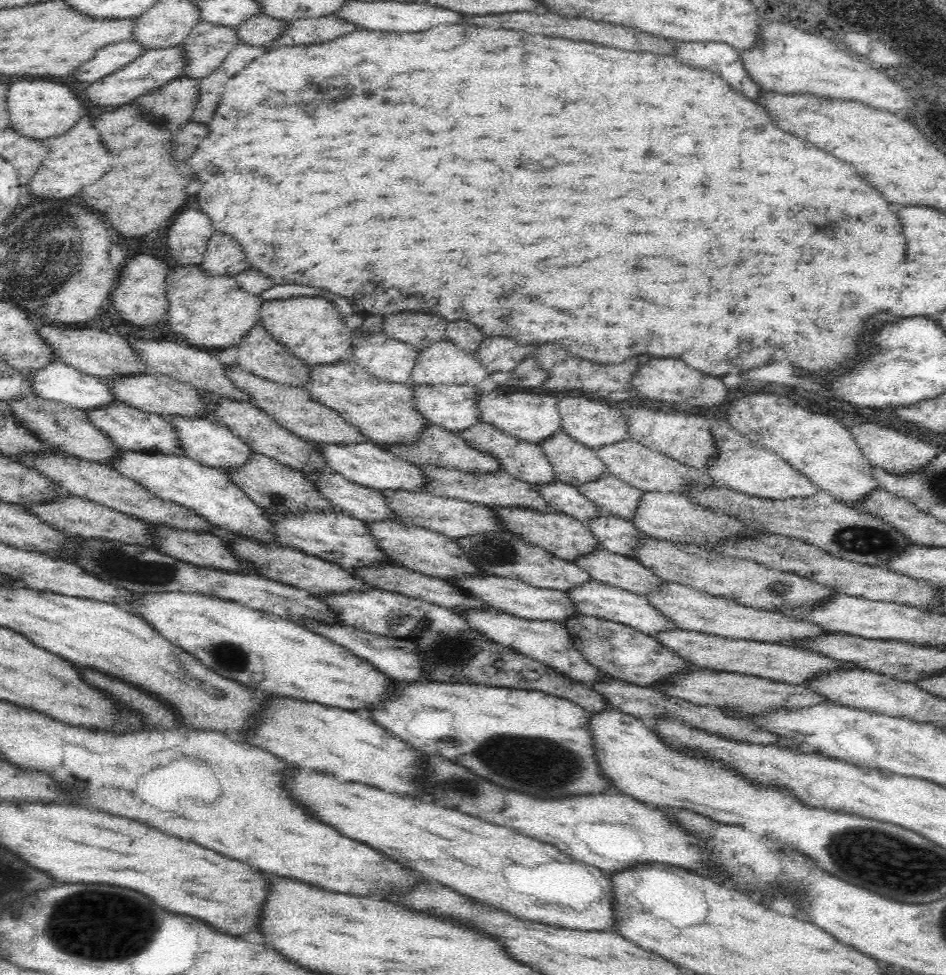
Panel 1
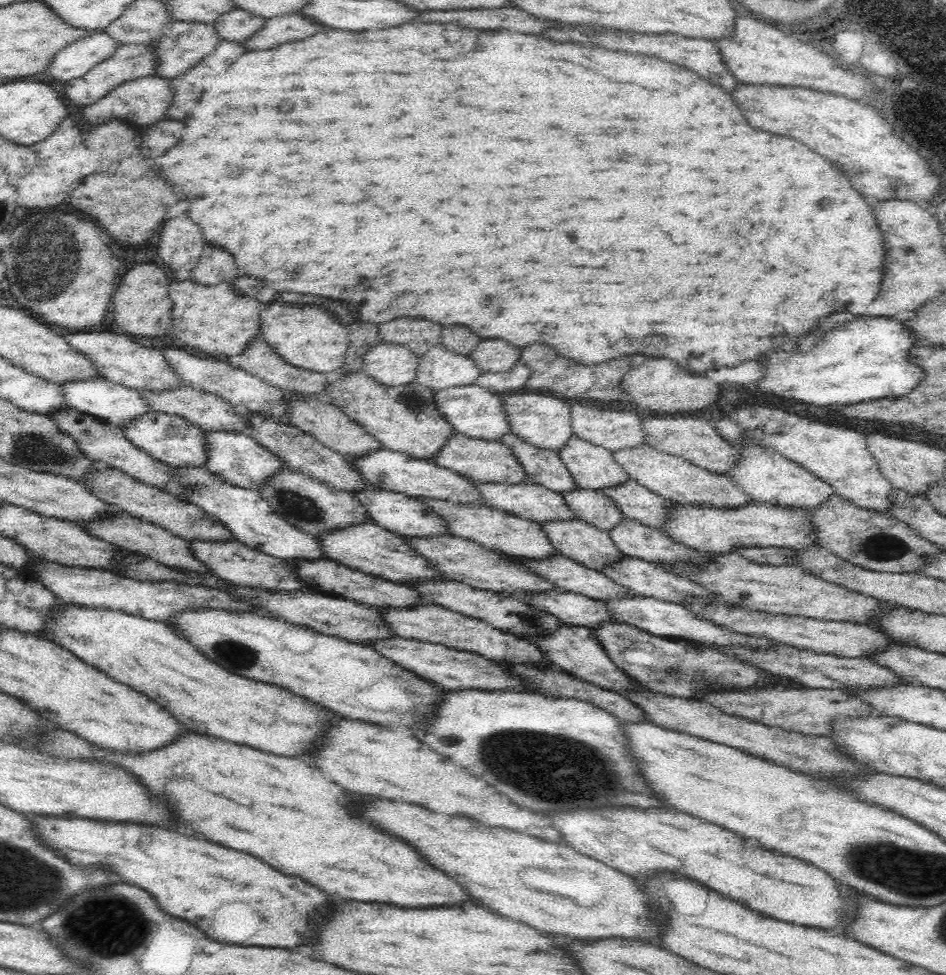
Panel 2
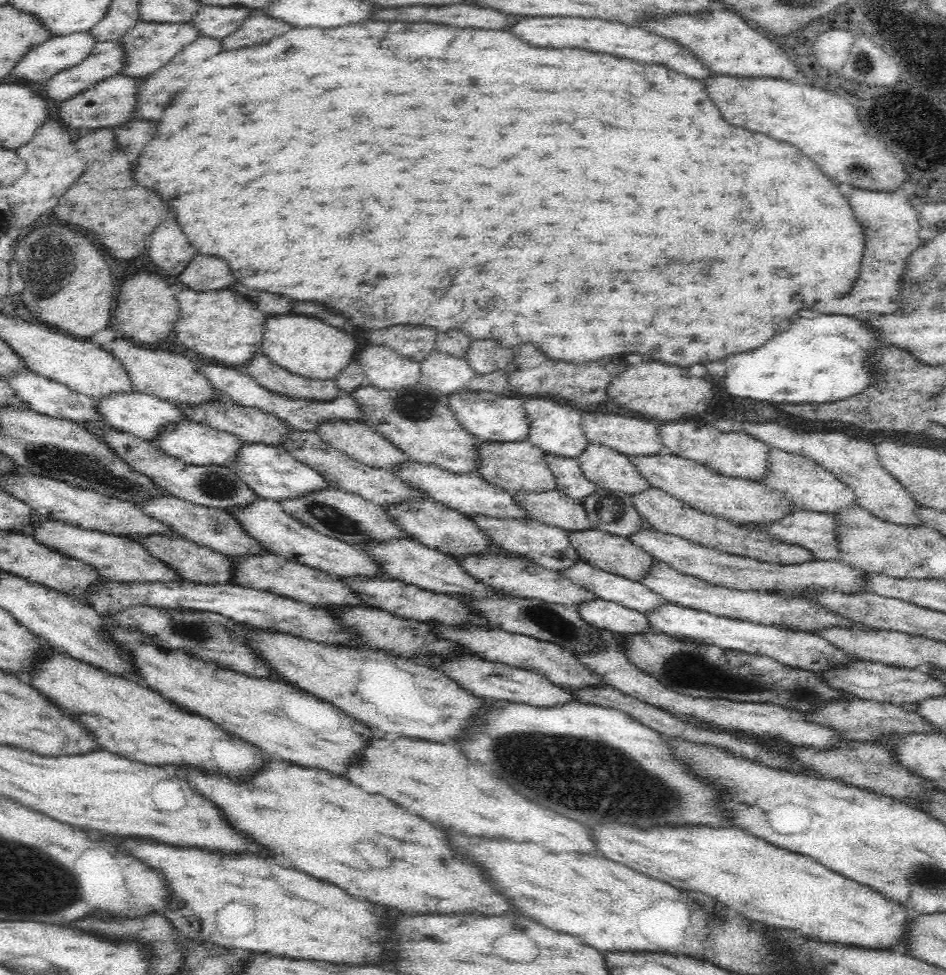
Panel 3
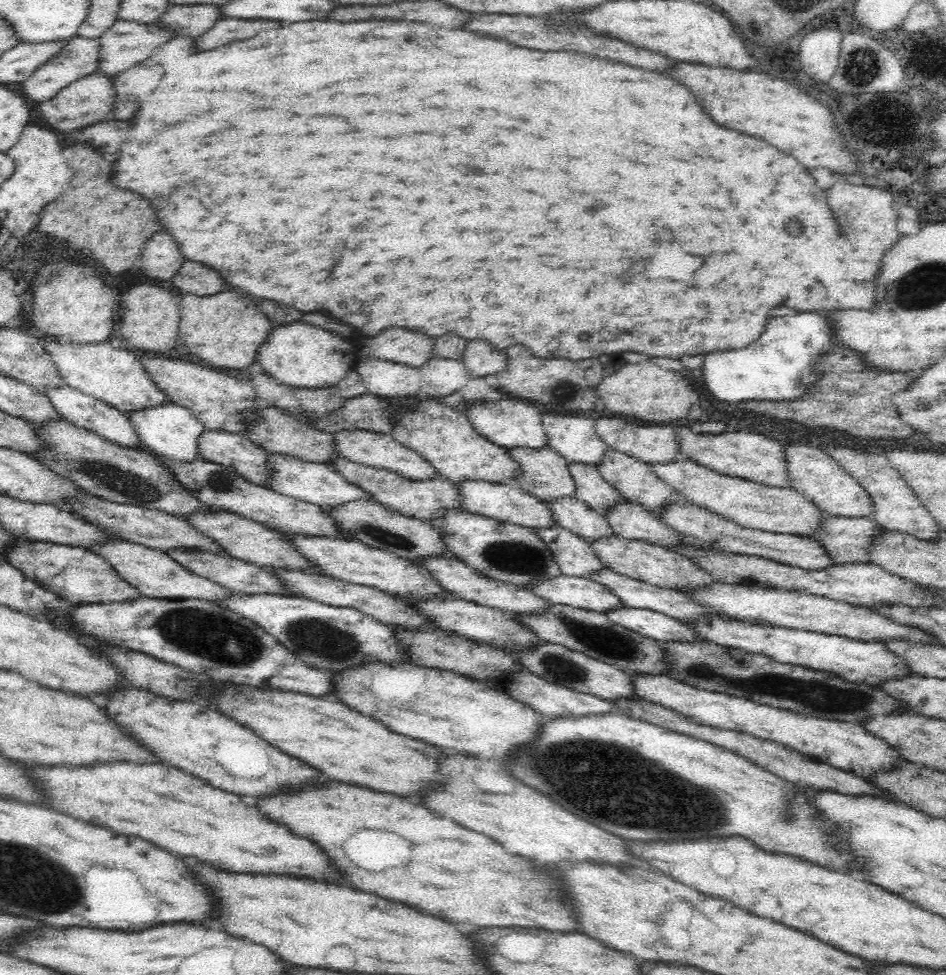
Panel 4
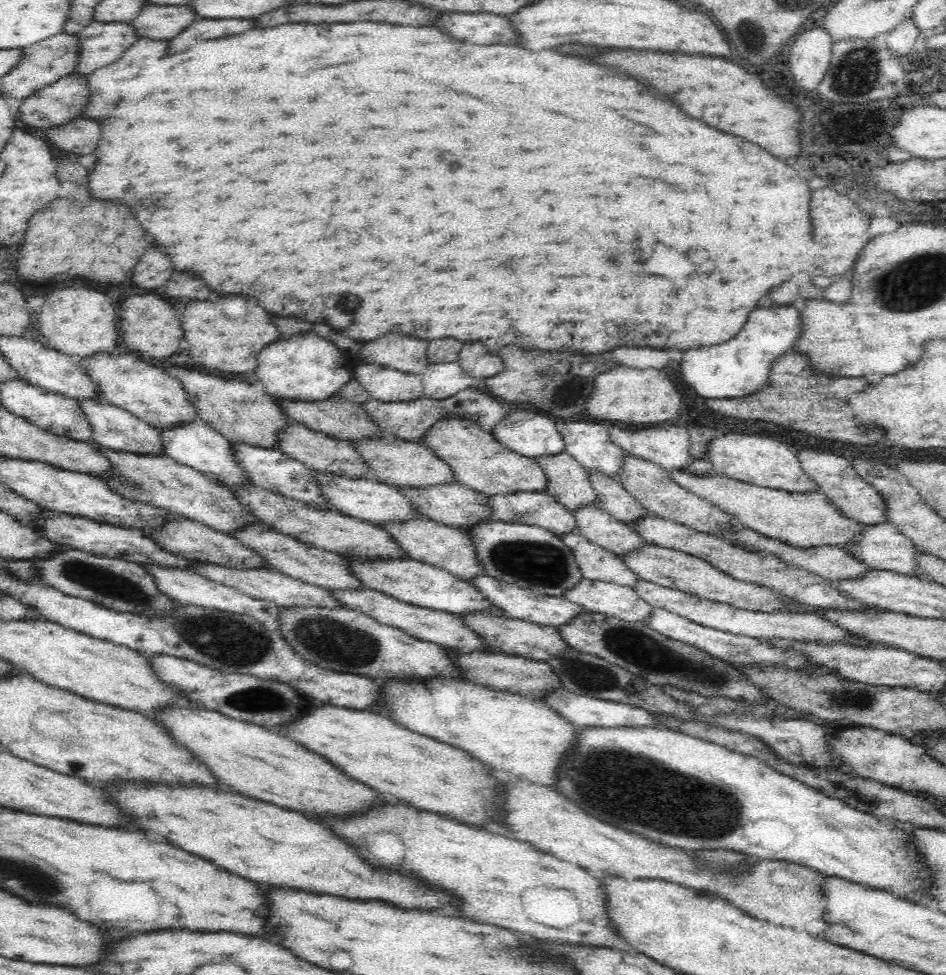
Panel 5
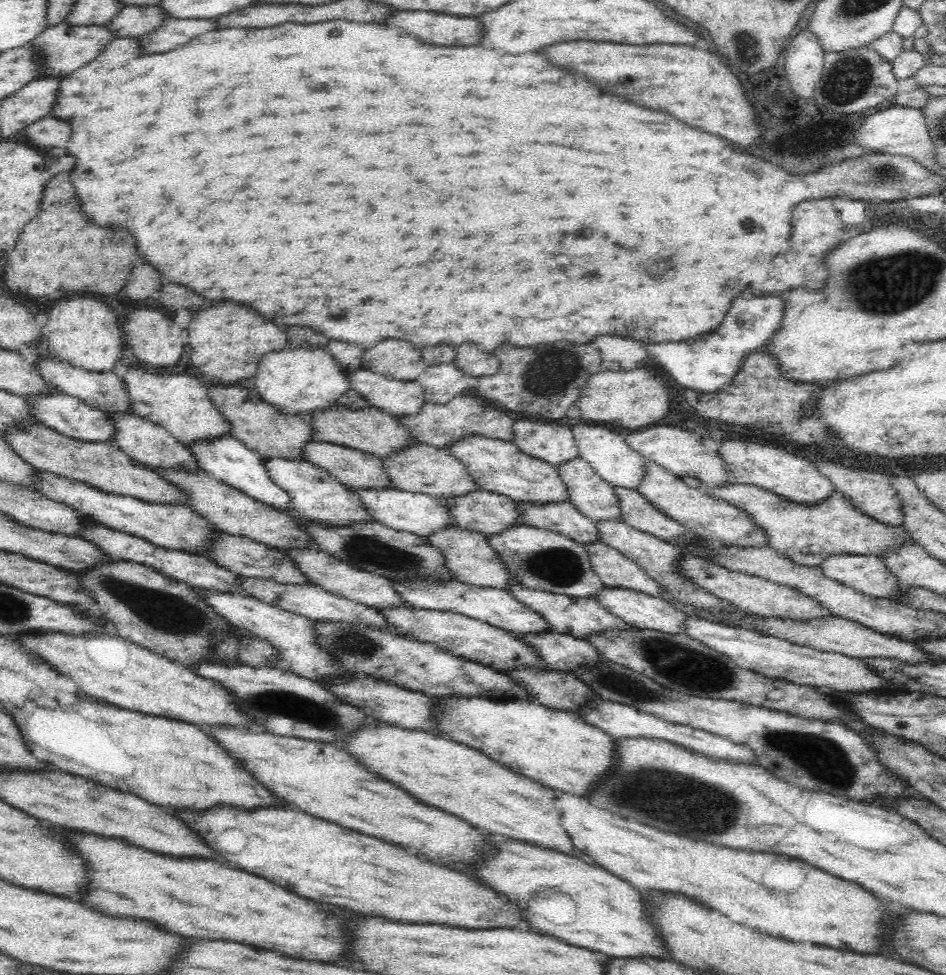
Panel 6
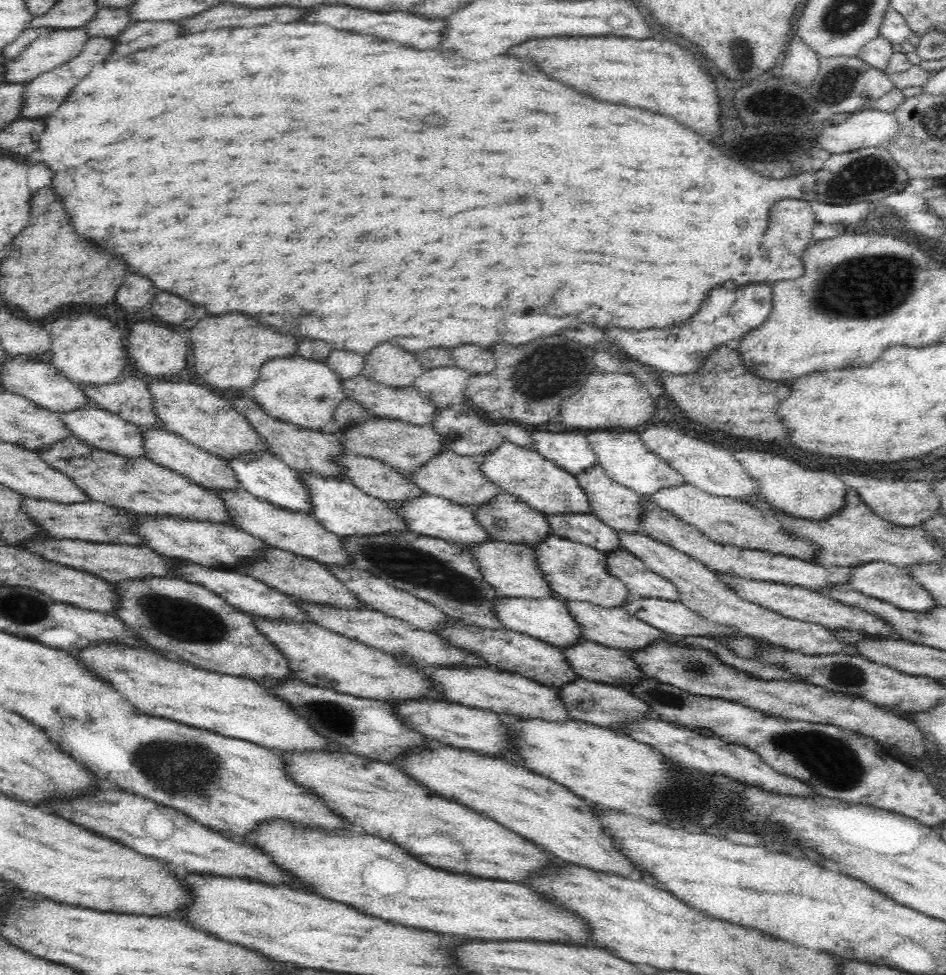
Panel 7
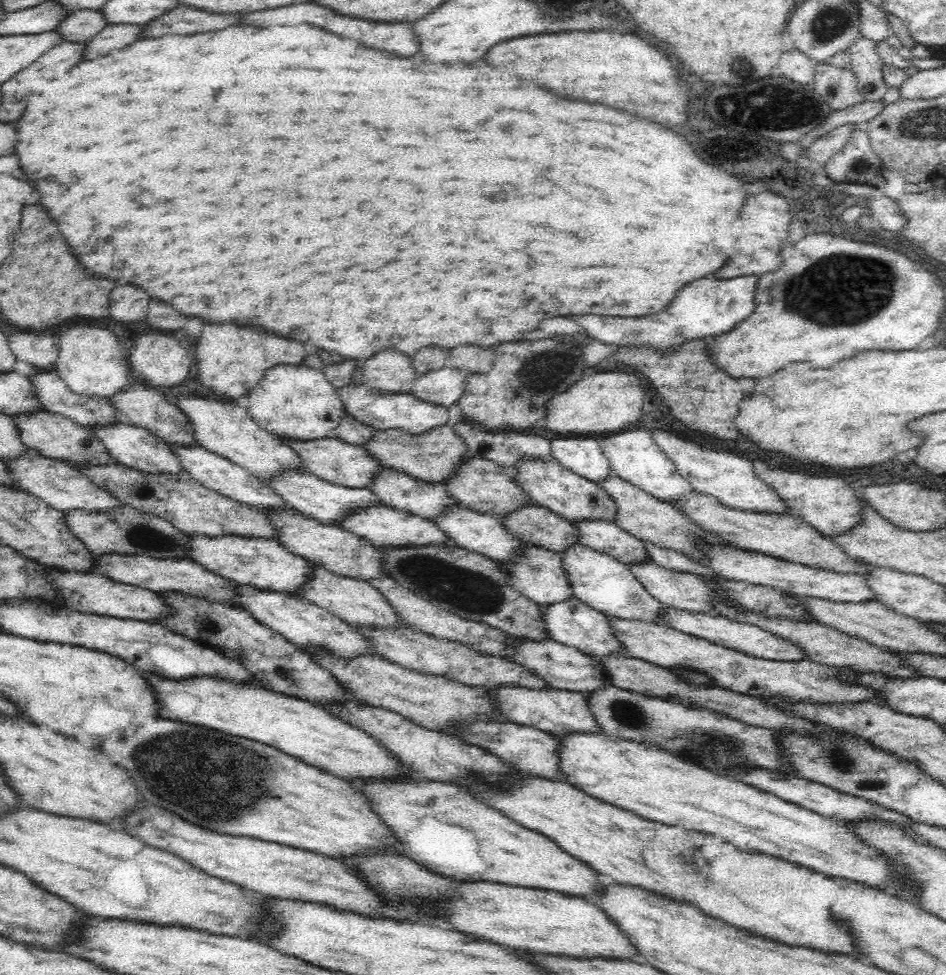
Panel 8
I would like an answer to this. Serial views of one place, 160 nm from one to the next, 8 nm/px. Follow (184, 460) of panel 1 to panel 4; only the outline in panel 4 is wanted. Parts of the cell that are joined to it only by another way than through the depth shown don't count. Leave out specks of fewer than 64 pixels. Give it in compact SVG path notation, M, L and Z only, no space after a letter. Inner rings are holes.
M269 528L276 533L280 533L284 539L288 539L288 543L294 545L294 549L300 553L300 555L306 557L310 563L320 567L322 572L338 581L345 581L351 584L362 585L380 589L382 592L388 594L399 594L404 598L430 598L430 596L445 596L448 592L444 592L444 589L440 587L435 581L432 575L424 569L424 567L418 567L414 565L408 559L403 559L397 554L386 552L378 548L370 548L367 544L364 544L358 540L352 540L348 538L334 538L332 536L302 536L301 534L292 534L291 532L281 532L281 530L275 530L275 528Z

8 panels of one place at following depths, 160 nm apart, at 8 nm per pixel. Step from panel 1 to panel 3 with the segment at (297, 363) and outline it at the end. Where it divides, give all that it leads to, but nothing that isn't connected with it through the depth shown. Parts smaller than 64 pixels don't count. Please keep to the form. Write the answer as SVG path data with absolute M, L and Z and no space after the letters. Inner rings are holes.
M261 351L256 352L242 370L256 379L258 384L270 392L278 392L290 398L330 402L341 395L334 379L310 380L292 374L278 364L272 363Z

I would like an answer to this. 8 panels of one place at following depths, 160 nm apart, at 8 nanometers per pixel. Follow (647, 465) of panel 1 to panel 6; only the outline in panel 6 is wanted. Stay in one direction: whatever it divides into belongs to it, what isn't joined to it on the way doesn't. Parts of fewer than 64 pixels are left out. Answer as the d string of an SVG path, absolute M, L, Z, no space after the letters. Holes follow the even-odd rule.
M720 484L703 488L711 497L726 501L750 515L766 535L766 544L802 566L818 567L830 554L876 556L892 548L900 548L910 533L902 526L882 524L864 515L842 493L834 490L822 502L808 506L786 500L774 492L751 484Z

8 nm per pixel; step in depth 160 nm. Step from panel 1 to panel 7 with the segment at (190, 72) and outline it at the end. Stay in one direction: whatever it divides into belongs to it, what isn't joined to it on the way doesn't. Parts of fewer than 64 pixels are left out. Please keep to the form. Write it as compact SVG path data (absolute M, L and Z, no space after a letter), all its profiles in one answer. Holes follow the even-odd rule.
M30 27L1 50L7 68L5 81L12 84L27 83L48 70L69 63L84 50L91 38L85 27L75 29Z

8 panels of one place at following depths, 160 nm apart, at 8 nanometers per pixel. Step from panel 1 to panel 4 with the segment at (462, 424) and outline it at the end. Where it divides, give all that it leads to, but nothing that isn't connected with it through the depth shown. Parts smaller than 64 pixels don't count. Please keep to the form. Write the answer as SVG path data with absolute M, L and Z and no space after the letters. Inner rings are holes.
M500 399L494 400L489 404L479 401L466 406L463 412L478 434L505 450L521 447L532 449L547 447L547 437L542 429L542 423L540 423L541 413L535 407L522 401Z

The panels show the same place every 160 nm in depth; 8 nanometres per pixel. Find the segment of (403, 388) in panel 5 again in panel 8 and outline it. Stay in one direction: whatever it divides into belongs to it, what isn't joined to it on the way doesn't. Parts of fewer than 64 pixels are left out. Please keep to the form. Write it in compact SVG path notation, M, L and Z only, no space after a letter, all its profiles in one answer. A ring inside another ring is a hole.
M363 382L360 384L346 384L337 390L341 396L342 403L352 418L359 420L362 424L371 426L373 430L384 431L388 428L401 428L412 434L420 435L430 428L445 425L449 418L448 409L430 402L424 402L410 393L382 392L374 388L368 388Z

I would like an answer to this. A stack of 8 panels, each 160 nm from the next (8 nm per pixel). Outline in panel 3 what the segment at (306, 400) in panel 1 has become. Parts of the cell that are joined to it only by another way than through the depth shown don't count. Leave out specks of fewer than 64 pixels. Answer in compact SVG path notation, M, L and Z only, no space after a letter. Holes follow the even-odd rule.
M326 420L326 422L320 422L316 429L317 436L323 442L371 467L394 471L398 470L398 466L402 462L410 461L401 450L398 450L396 446L393 446L386 438L383 438L364 422L358 420Z

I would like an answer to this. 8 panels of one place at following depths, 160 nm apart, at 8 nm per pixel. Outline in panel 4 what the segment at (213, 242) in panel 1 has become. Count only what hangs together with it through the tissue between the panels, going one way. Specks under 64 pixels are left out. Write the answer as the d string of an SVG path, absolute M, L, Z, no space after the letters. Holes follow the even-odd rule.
M186 262L180 272L172 278L172 284L174 290L178 288L184 294L196 296L208 296L226 290L226 282L222 280L222 276L216 270L210 272L210 268L198 262Z

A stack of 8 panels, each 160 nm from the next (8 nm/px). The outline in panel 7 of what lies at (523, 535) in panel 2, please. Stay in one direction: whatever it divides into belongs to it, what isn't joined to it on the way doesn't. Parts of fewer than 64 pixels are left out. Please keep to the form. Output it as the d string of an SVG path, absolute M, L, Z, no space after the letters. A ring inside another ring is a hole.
M618 548L612 552L604 552L604 555L608 573L626 585L630 595L678 601L676 587L648 569L630 552Z

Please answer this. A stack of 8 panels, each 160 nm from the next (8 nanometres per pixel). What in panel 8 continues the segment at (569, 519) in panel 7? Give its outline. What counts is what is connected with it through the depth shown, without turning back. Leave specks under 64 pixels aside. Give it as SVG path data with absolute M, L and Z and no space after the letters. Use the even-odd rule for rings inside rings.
M572 520L570 525L578 531L578 543L596 552L608 554L626 564L648 561L642 541L626 533L608 520Z

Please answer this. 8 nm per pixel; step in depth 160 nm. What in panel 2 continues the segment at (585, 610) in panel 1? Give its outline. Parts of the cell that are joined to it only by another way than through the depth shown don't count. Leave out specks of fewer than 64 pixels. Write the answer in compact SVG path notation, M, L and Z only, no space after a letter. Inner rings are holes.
M634 593L600 601L606 603L610 620L618 623L626 623L627 625L639 628L657 637L672 638L673 640L684 639L685 641L695 640L696 642L709 642L710 644L717 644L718 646L751 644L751 646L757 646L757 648L764 648L764 646L772 643L762 637L744 637L744 635L722 629L722 627L718 627L718 625L714 625L708 620L694 617L694 615L692 615L690 611L686 611L682 605L673 602L638 596Z

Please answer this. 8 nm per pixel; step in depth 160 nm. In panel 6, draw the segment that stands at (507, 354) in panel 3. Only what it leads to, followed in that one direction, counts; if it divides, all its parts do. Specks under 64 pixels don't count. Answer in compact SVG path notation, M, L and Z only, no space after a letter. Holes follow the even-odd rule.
M474 344L456 348L456 366L470 377L494 376L494 354L484 354Z

